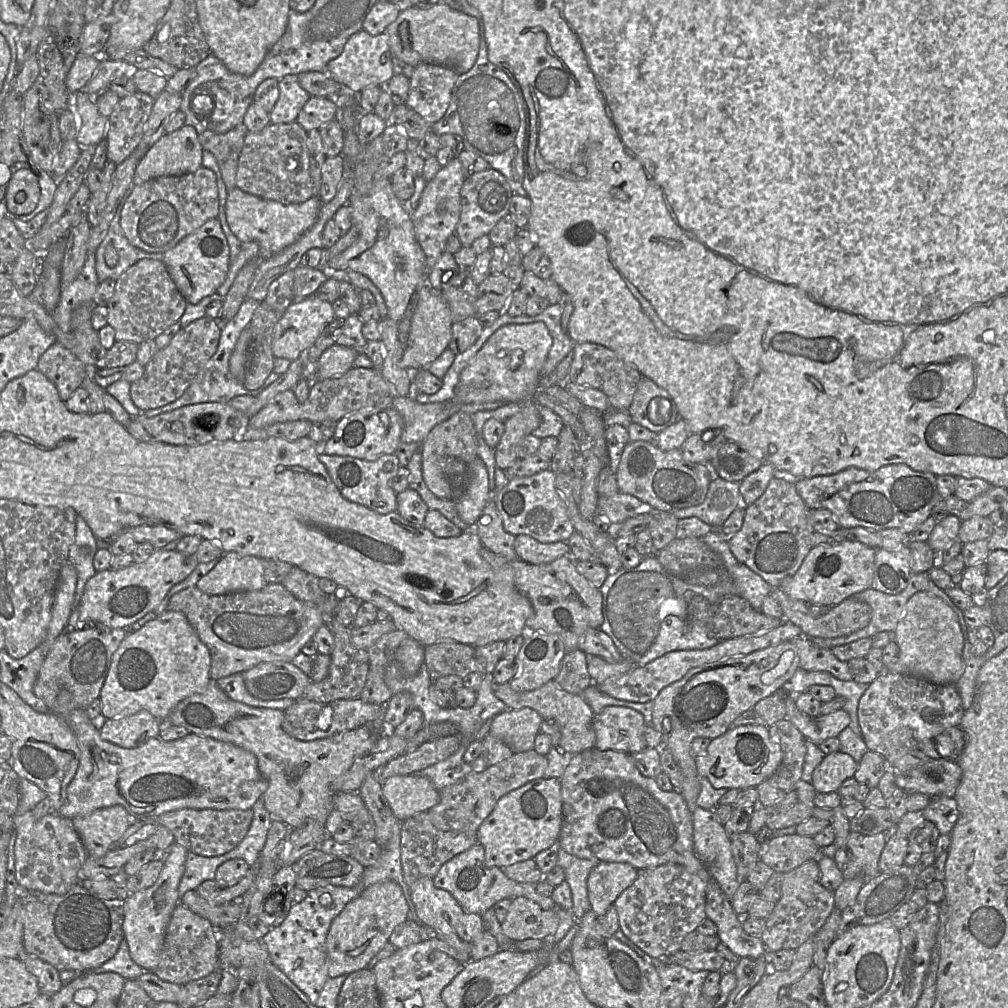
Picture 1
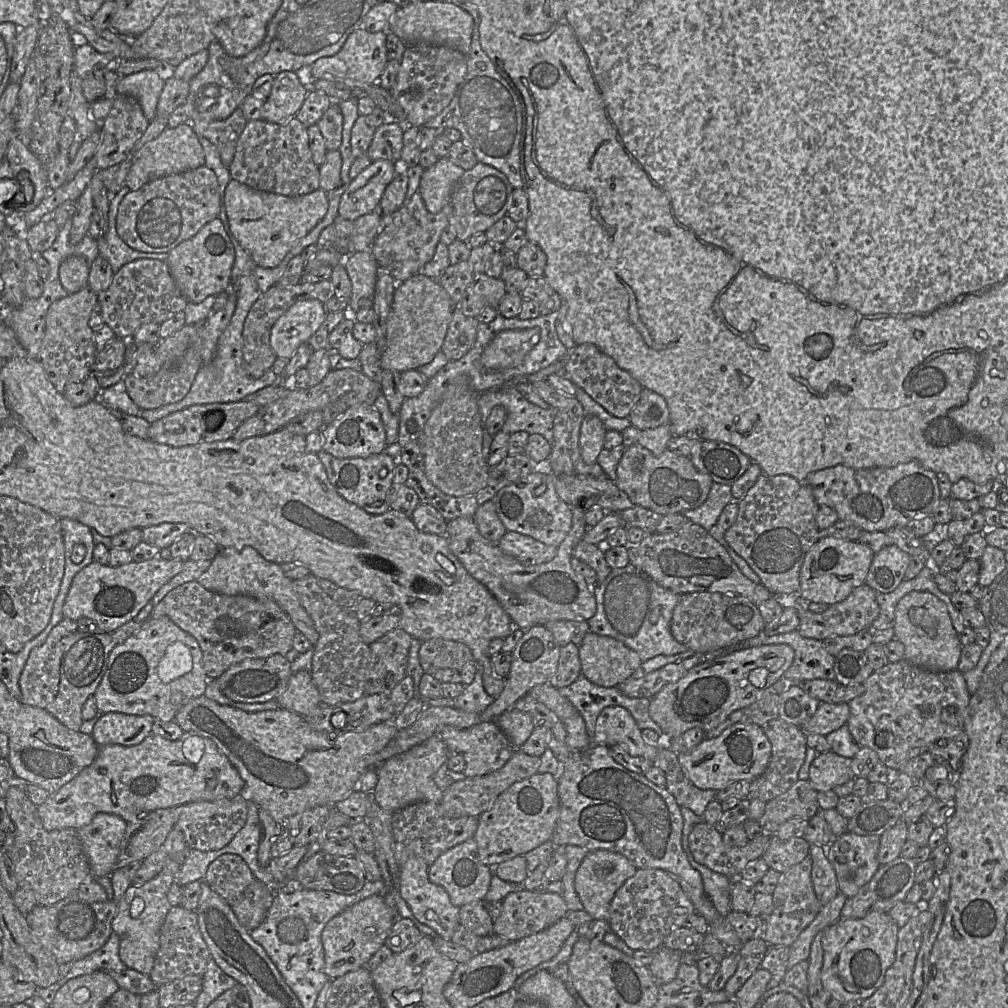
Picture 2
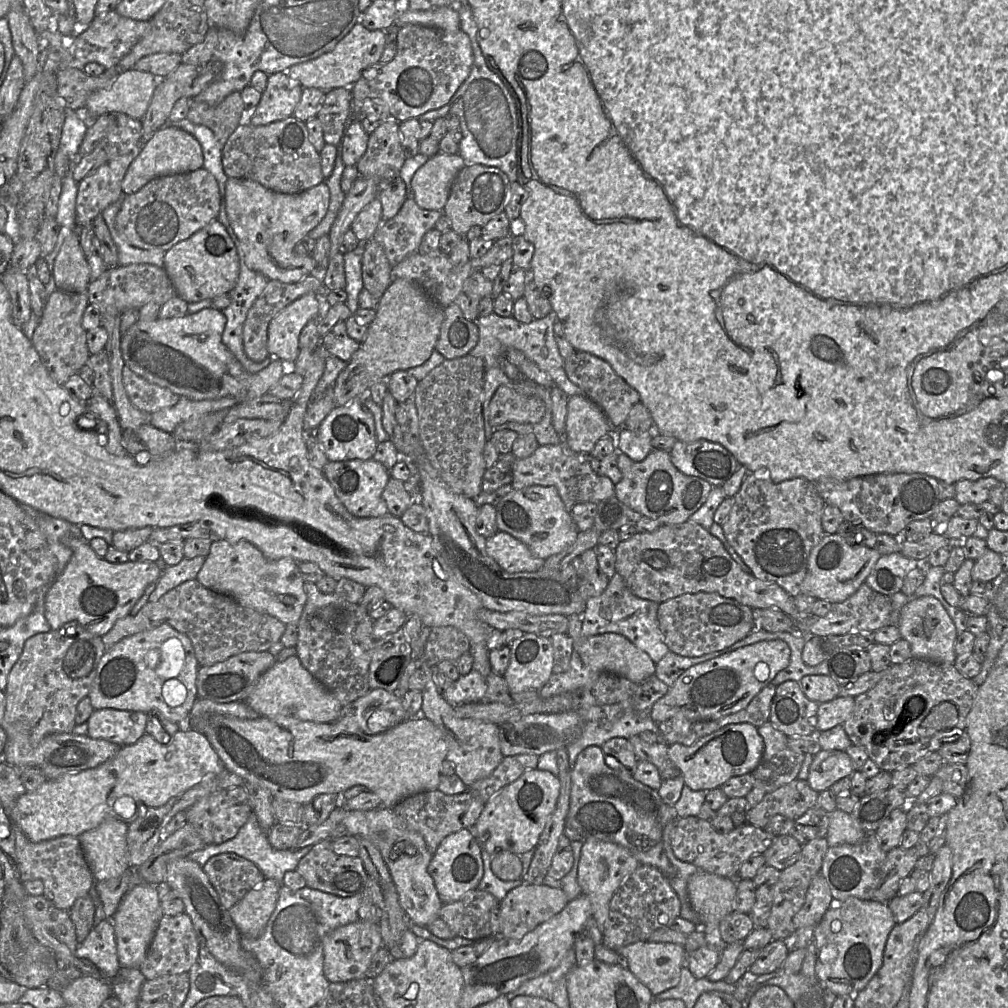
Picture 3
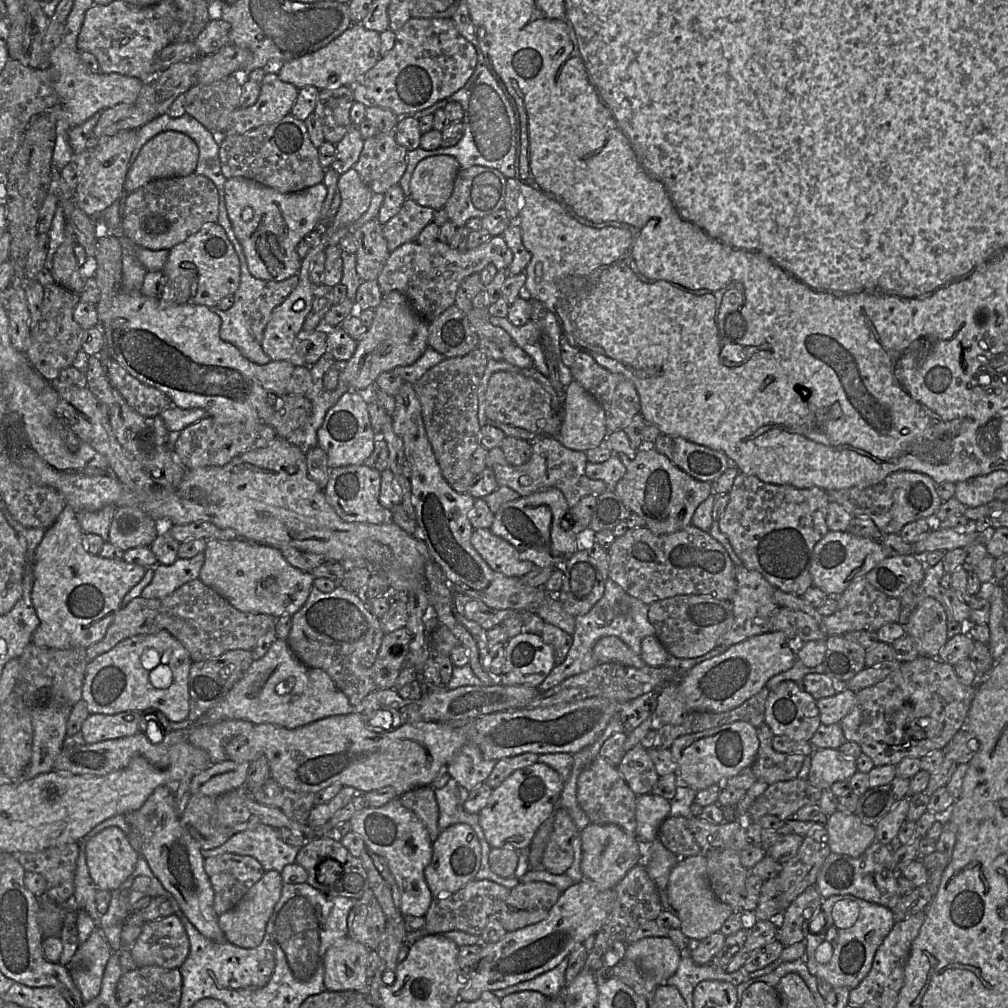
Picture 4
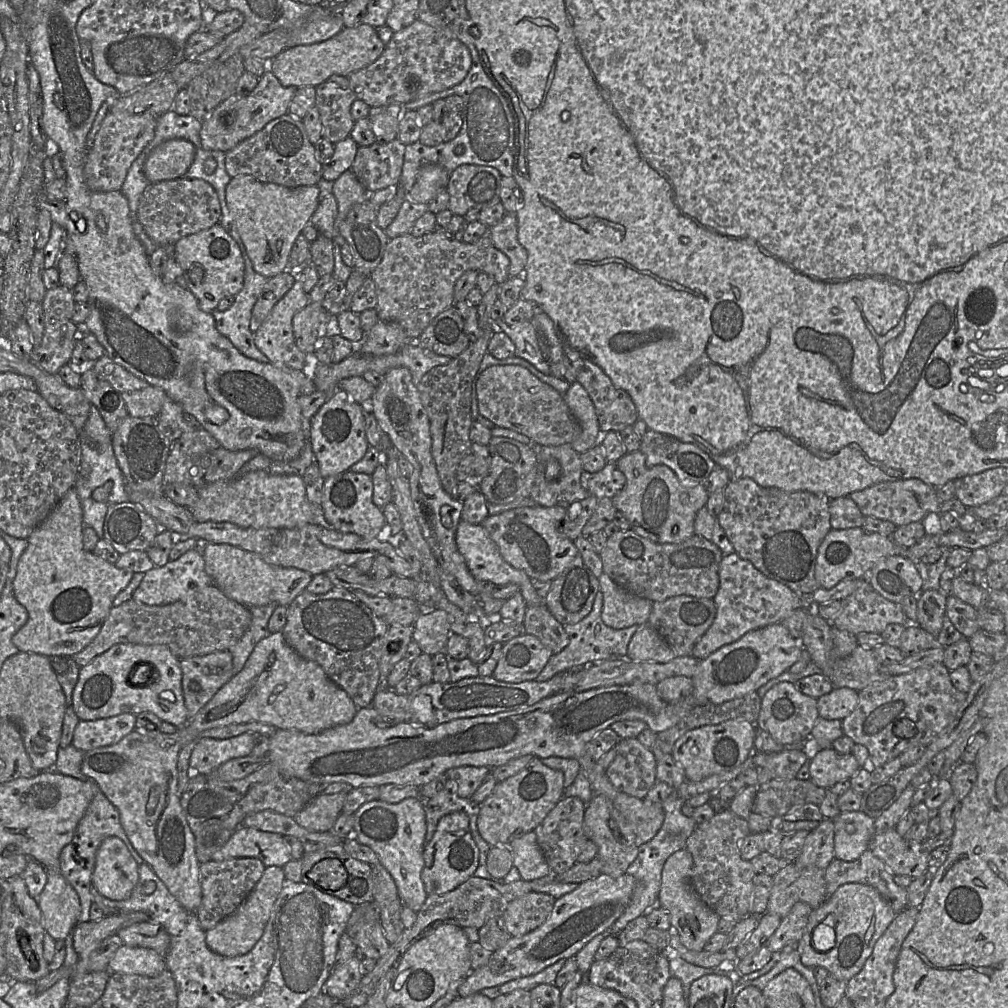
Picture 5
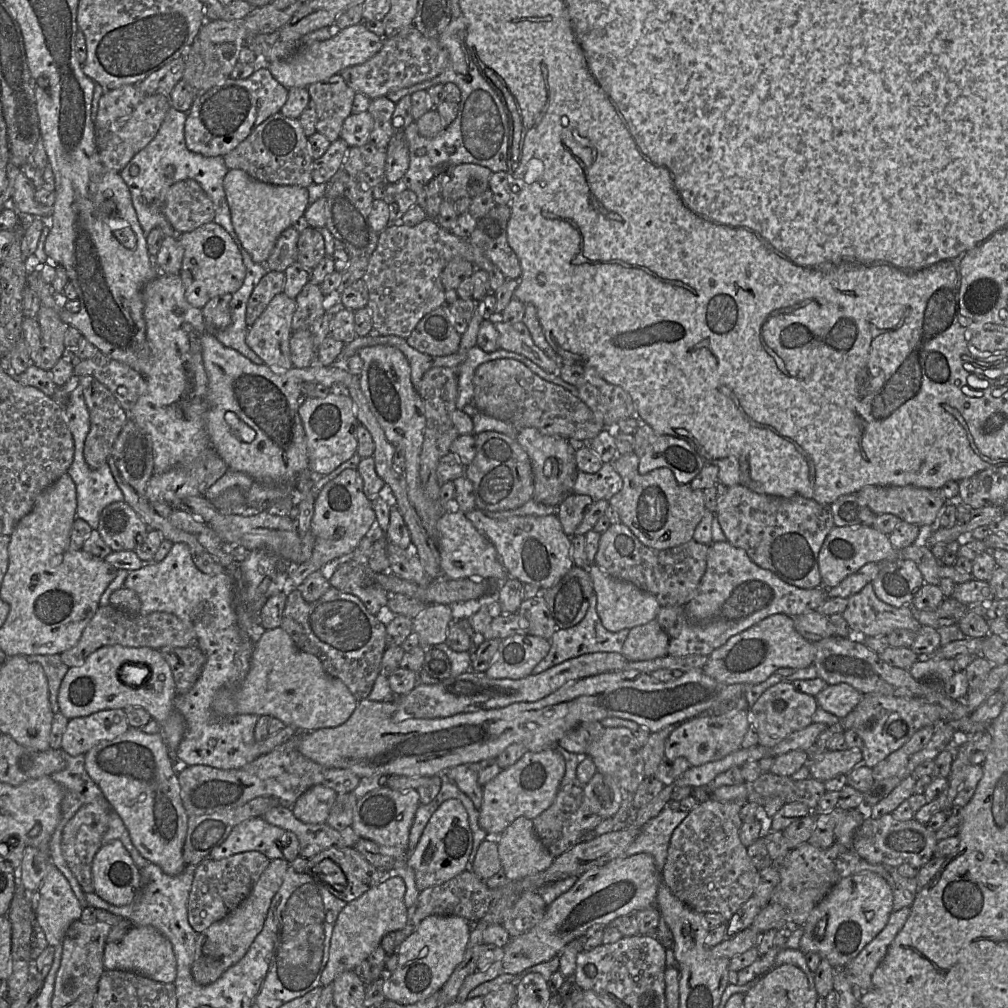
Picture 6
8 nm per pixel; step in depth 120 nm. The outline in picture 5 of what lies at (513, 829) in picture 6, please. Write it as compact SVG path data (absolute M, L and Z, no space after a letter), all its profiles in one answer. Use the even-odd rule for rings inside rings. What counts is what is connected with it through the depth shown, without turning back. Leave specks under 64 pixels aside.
M535 831L525 833L509 844L513 855L513 866L520 873L521 880L532 881L547 876L550 867L537 842Z

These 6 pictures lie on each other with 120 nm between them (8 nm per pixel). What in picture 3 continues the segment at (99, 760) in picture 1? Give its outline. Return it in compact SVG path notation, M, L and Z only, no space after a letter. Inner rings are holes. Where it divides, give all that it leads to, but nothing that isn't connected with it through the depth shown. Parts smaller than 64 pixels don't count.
M195 729L177 731L166 744L145 733L136 743L122 746L113 758L97 767L48 779L35 791L27 791L18 799L11 817L32 842L63 835L78 837L106 819L130 824L144 808L160 807L205 778L215 778L224 769L208 739ZM123 796L130 796L136 802L137 810L131 818L115 811L116 802Z

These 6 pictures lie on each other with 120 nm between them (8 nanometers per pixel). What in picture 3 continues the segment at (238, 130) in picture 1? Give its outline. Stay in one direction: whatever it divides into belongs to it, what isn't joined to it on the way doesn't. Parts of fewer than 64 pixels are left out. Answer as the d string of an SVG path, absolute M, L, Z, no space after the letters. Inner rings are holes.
M233 92L214 106L191 99L187 119L211 130L219 144L224 146L246 115L240 92Z

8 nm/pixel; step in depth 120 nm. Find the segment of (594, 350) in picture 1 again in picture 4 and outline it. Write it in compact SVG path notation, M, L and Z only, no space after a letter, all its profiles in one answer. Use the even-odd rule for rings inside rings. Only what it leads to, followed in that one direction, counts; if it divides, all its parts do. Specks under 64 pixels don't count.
M579 351L569 367L573 379L591 394L604 408L608 433L624 430L630 420L641 411L640 399L633 383L621 374L612 373L599 365L592 356Z

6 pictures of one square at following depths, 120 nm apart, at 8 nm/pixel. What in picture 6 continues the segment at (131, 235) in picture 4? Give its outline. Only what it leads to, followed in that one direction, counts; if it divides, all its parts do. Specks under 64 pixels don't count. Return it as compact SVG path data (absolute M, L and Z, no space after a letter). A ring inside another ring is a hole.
M195 180L173 184L165 194L163 215L178 235L214 221L213 202Z

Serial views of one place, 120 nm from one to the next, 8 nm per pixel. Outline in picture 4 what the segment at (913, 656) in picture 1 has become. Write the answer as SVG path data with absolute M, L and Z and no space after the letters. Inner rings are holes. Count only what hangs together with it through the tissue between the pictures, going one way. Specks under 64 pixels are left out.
M925 598L905 625L920 656L938 657L947 642L947 616L942 605L934 598Z

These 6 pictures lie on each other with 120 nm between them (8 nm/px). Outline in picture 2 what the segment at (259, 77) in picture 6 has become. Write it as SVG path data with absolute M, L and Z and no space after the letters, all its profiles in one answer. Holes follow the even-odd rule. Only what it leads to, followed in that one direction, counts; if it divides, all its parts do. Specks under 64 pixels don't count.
M302 67L295 72L282 71L274 76L271 92L264 100L261 120L271 123L281 123L294 117L300 110L305 97L312 83L312 78L308 73L309 67Z

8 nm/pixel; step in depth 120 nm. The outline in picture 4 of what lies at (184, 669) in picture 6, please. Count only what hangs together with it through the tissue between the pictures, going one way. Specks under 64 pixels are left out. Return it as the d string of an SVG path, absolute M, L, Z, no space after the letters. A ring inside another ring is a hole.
M229 650L208 660L192 662L189 671L189 715L187 720L197 722L209 709L222 700L247 672L254 661L251 650Z

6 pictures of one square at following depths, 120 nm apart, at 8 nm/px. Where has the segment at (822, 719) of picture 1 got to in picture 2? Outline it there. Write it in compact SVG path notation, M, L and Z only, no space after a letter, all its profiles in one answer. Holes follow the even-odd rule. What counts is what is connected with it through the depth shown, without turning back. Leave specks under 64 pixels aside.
M820 703L815 714L802 726L805 734L827 734L847 723L850 715L848 703Z

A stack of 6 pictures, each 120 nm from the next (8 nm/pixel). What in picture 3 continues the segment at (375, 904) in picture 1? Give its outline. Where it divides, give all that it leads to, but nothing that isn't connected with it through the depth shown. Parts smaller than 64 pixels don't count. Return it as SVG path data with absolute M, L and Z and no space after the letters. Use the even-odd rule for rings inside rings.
M357 920L328 932L323 940L323 973L329 982L345 982L366 978L375 953L382 947L379 923Z

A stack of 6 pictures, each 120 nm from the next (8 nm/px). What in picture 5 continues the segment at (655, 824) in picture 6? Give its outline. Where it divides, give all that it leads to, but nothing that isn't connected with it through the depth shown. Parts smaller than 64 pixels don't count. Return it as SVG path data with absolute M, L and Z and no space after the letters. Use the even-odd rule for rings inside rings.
M675 790L661 803L665 813L663 824L650 841L639 845L638 855L626 871L627 874L635 879L635 887L627 908L606 930L609 936L616 936L628 923L640 916L646 915L652 907L660 907L658 905L658 896L661 888L664 864L673 853L685 848L687 838L697 825L692 817L687 817L681 812L684 803L685 799L680 797Z

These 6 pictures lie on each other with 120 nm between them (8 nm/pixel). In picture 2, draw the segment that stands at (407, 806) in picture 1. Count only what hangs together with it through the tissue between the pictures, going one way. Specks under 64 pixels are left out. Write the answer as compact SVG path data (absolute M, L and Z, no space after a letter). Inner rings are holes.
M434 735L408 751L388 759L376 767L378 782L371 792L374 800L390 814L419 801L441 802L444 792L435 783L434 775L447 762L449 756L446 743L439 735Z

